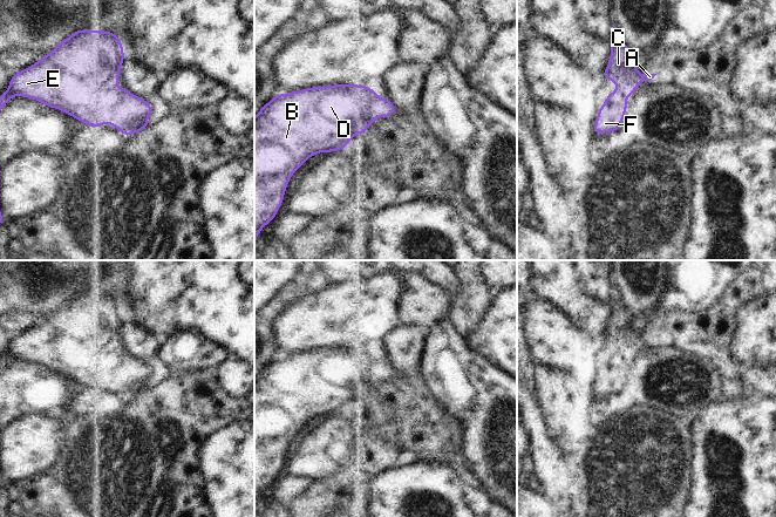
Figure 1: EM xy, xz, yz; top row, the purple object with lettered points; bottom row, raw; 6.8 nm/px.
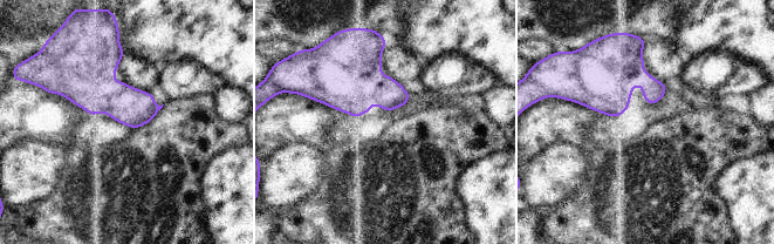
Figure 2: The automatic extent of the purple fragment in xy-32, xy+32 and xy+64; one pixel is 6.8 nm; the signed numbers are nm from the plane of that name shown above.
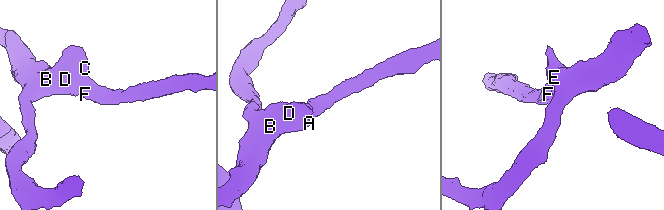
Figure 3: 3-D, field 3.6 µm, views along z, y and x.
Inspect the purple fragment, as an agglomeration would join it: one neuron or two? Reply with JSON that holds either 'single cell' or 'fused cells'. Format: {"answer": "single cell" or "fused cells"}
{"answer": "single cell"}

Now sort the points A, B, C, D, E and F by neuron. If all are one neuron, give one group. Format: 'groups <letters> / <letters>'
groups A B C D E F

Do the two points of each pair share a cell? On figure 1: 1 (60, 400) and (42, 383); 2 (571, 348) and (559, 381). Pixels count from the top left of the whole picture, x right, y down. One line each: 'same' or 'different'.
1: same
2: different

